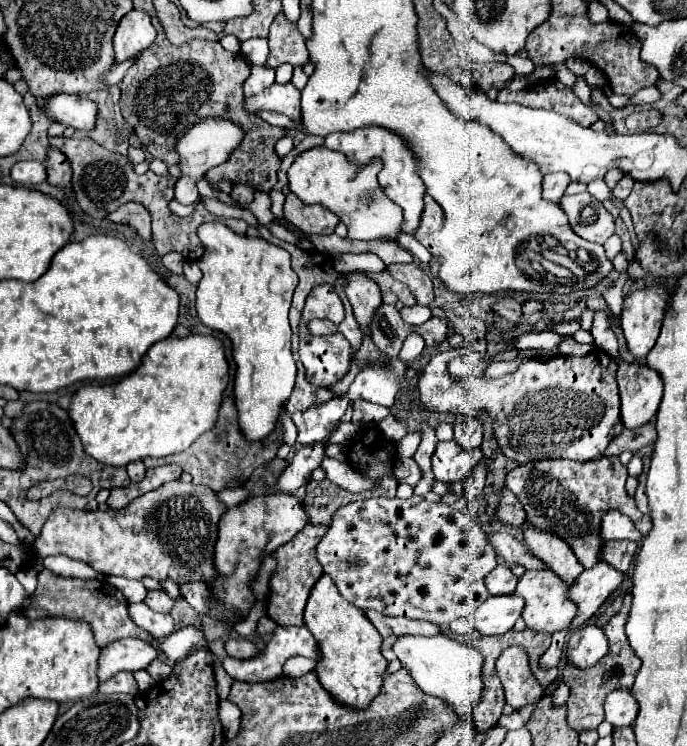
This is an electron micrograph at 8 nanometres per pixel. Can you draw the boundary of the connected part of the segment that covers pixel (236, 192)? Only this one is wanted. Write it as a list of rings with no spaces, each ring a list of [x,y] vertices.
[[[233,185],[233,189],[231,189],[231,197],[237,203],[251,203],[255,193],[257,193],[257,189],[251,189],[251,185]]]

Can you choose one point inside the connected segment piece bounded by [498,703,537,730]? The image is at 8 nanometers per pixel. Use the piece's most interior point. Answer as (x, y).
(518, 719)

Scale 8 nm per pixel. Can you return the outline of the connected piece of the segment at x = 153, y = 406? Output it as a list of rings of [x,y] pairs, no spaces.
[[[213,335],[167,337],[157,341],[143,357],[139,369],[109,385],[83,385],[71,401],[69,415],[83,441],[87,455],[99,463],[125,467],[135,459],[165,457],[187,451],[207,429],[215,427],[223,391],[229,383],[229,365],[221,339]]]

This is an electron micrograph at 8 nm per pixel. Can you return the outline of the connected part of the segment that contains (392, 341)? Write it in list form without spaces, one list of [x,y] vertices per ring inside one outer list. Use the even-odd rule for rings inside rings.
[[[381,305],[375,313],[375,319],[371,323],[371,339],[375,347],[385,353],[389,361],[397,357],[395,351],[401,349],[407,335],[413,331],[411,325],[407,325],[395,305]]]

